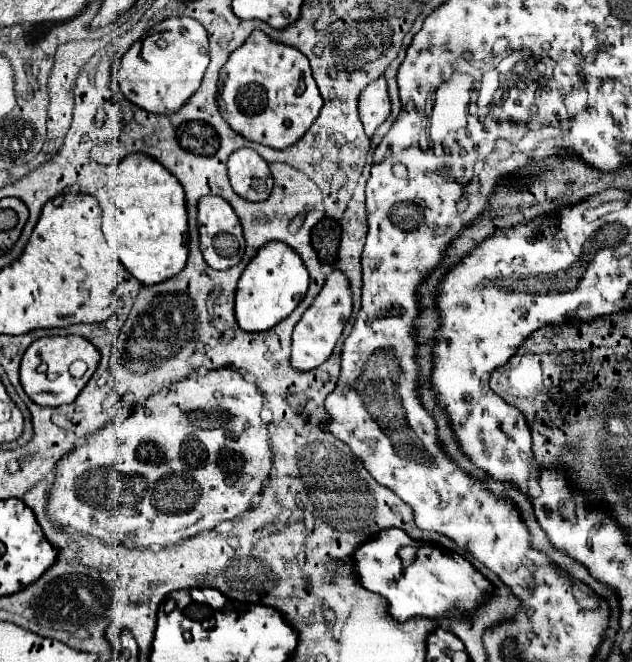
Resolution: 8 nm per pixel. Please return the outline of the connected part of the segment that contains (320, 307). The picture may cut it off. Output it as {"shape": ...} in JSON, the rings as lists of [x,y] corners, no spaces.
{"shape":[[[333,267],[321,293],[315,297],[311,307],[303,313],[303,317],[295,325],[291,365],[295,369],[309,371],[309,369],[315,369],[321,363],[325,363],[329,359],[337,339],[341,337],[341,331],[343,331],[351,311],[353,311],[353,295],[351,295],[351,285],[347,281],[347,275],[339,267]]]}

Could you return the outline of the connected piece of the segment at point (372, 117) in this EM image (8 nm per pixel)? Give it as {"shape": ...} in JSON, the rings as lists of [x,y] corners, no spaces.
{"shape":[[[379,77],[363,93],[359,95],[359,117],[365,127],[367,137],[373,137],[375,129],[389,117],[391,113],[391,99],[387,93],[385,77]]]}

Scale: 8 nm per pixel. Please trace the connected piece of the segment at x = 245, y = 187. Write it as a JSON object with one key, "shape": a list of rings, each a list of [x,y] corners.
{"shape":[[[237,149],[231,153],[229,179],[233,191],[247,201],[265,201],[273,189],[273,177],[267,161],[253,149]]]}

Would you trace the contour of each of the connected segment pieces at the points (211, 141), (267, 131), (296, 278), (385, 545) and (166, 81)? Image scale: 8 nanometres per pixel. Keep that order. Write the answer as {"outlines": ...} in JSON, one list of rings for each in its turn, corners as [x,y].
{"outlines":[[[[191,99],[187,101],[187,121],[175,129],[179,145],[191,153],[213,157],[221,147],[221,139],[215,127],[211,127],[207,121],[201,119],[191,121]]],[[[253,31],[245,45],[229,55],[221,73],[223,119],[249,141],[287,149],[305,135],[323,107],[309,59],[293,47],[275,43],[263,31]]],[[[269,241],[257,251],[257,255],[251,259],[239,279],[235,295],[235,317],[239,327],[245,331],[267,331],[275,327],[279,321],[293,313],[301,297],[307,293],[307,287],[309,273],[303,265],[303,259],[293,253],[287,243]]],[[[387,529],[361,545],[353,555],[361,585],[385,597],[389,601],[389,613],[397,621],[403,623],[411,617],[447,619],[451,615],[469,619],[489,603],[495,593],[493,583],[487,581],[465,557],[435,545],[423,545],[417,551],[417,559],[405,567],[399,559],[399,549],[409,545],[411,537],[405,531]]],[[[189,17],[169,21],[169,41],[165,31],[153,29],[149,35],[135,41],[115,63],[115,79],[123,95],[149,113],[171,115],[199,89],[203,73],[209,65],[209,41],[205,27]]]]}

